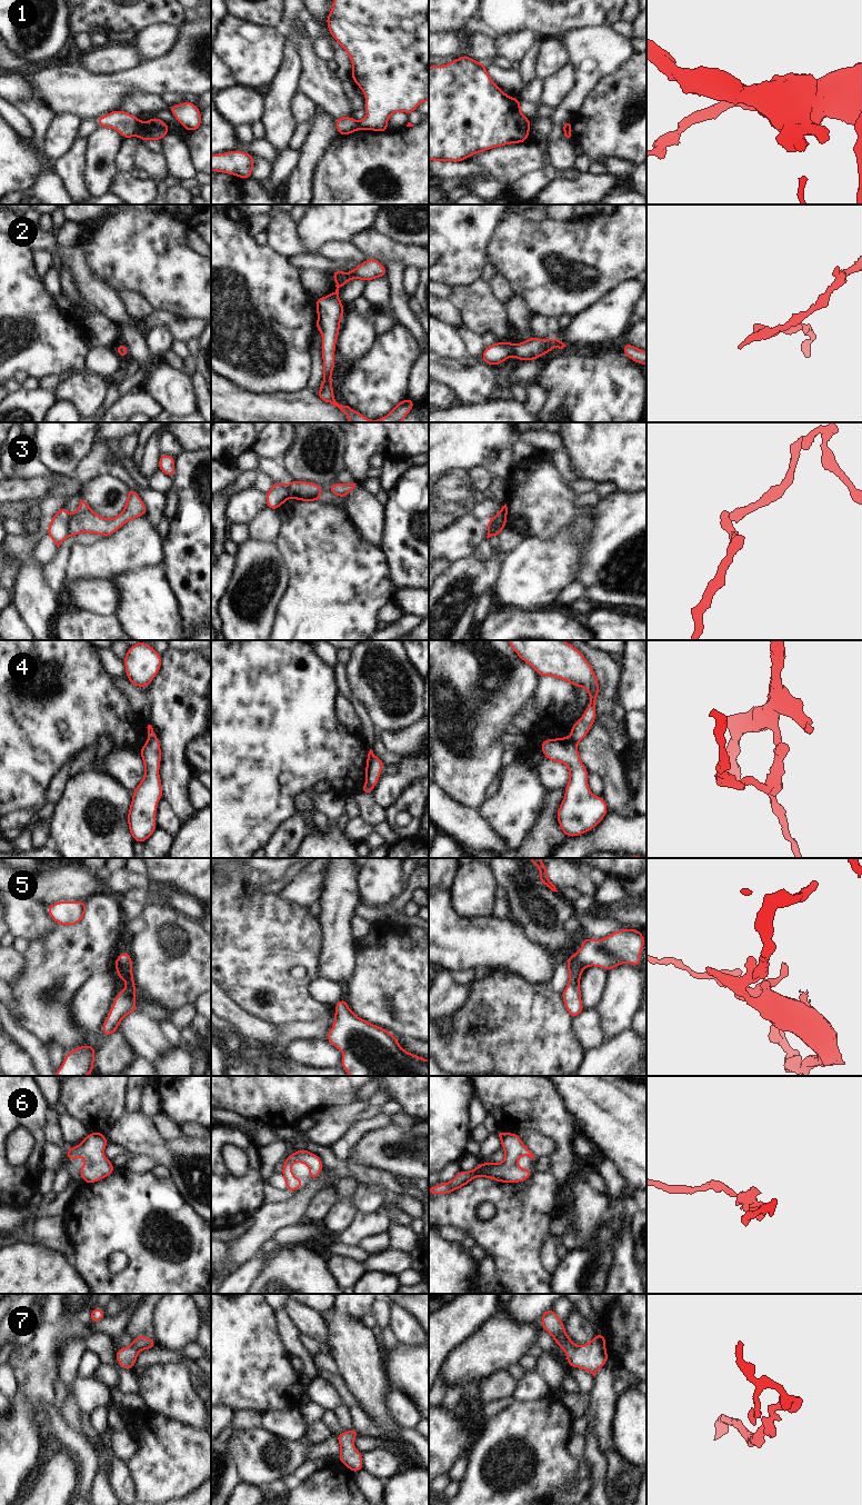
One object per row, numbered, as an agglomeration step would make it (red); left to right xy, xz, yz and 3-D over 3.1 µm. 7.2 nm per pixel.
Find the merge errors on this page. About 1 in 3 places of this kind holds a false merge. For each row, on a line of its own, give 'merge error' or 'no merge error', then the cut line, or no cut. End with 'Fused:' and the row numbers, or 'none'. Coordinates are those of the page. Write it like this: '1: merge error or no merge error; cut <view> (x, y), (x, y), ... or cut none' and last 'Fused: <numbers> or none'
1: merge error; cut xy (144, 123), (138, 135)
2: no merge error; cut none
3: merge error; cut xy (70, 516), (67, 522), (68, 535)
4: merge error; cut xy (156, 735), (148, 740)
5: no merge error; cut none
6: no merge error; cut none
7: no merge error; cut none
Fused: 1, 3, 4

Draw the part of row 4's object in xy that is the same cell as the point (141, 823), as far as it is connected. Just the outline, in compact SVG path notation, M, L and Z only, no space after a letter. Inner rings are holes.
M154 736L139 750L144 764L144 776L134 788L128 811L128 826L134 843L144 843L158 828L154 821L157 804L163 797L159 768L161 747Z

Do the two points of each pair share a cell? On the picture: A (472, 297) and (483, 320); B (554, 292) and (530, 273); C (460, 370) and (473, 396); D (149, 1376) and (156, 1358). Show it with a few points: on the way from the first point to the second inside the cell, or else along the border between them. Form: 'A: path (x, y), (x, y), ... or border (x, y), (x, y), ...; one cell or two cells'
A: path (475, 302), (483, 315); one cell
B: path (549, 287), (535, 273); one cell
C: path (467, 377), (473, 384), (473, 389); one cell
D: border (179, 1362), (151, 1365), (143, 1368); two cells

